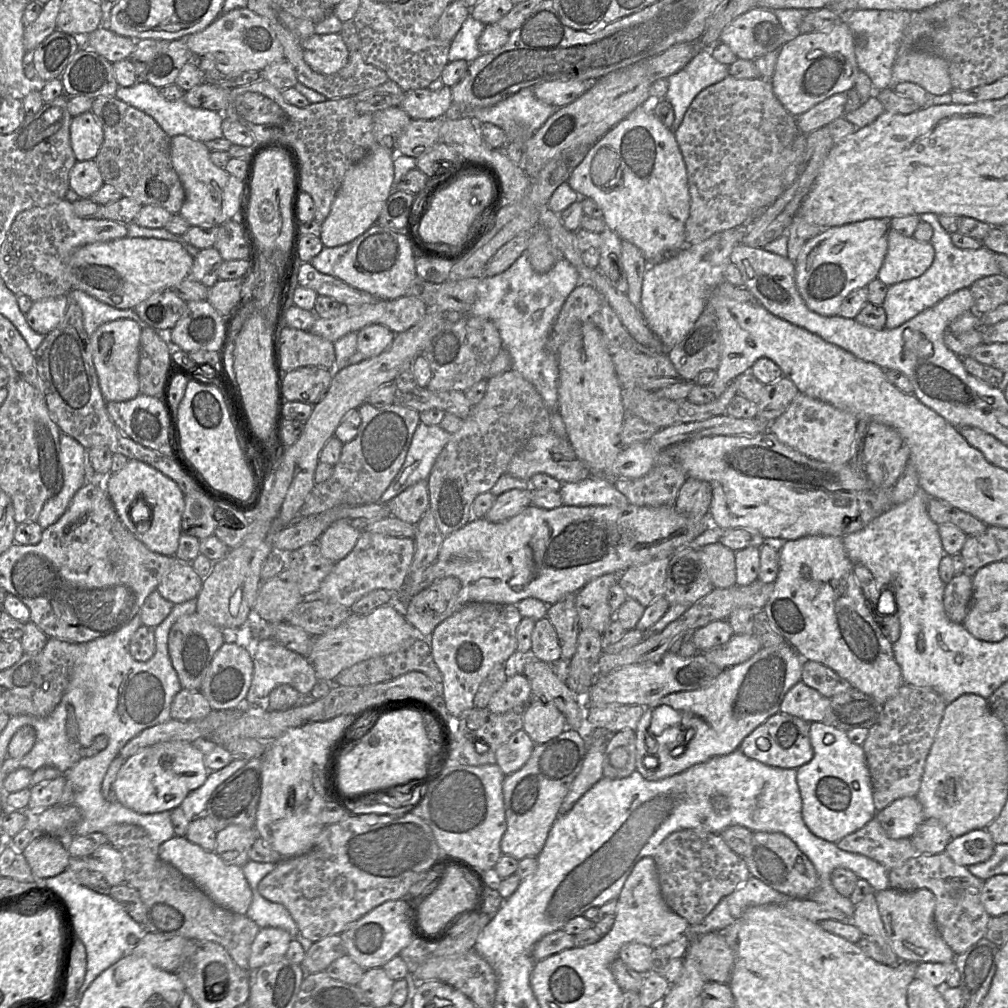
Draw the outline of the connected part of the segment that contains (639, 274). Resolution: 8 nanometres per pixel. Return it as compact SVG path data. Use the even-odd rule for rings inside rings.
M625 240L621 242L621 260L628 285L626 295L640 309L642 282L648 262L637 246Z

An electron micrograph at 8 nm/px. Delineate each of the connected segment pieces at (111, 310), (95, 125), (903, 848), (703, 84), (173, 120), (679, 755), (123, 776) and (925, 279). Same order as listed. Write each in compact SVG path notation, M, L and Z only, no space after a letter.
M72 289L67 296L70 301L74 301L80 306L83 313L84 328L88 337L90 337L100 325L118 319L127 318L134 320L141 329L150 327L140 319L134 309L117 309L97 300L80 289Z
M92 111L72 118L70 143L77 161L95 159L103 141L103 127Z
M874 816L861 829L843 837L836 845L882 864L888 871L918 855L910 838L890 838Z
M699 47L695 56L684 68L667 78L669 87L664 99L666 99L672 105L674 110L674 122L671 126L671 131L673 133L677 131L683 120L685 112L699 92L715 83L722 81L728 76L728 66L718 62L712 56L708 48Z
M137 82L131 87L119 86L115 96L151 116L170 138L185 135L193 140L205 143L223 137L223 114L208 109L192 107L183 98L178 101L168 101L161 95L160 89L148 82Z
M788 643L772 647L761 647L760 650L756 652L750 659L741 664L734 665L723 670L716 679L714 679L710 684L706 685L705 687L697 690L671 693L652 703L651 705L646 707L645 712L639 720L637 728L635 730L636 771L638 771L646 780L657 781L681 773L694 765L706 762L715 756L727 755L734 752L739 748L741 742L748 734L750 734L756 727L762 724L767 718L780 711L780 704L785 694L801 680L802 664L803 659Z
M184 741L161 742L124 761L114 782L114 791L118 802L139 814L172 811L205 783L209 772L198 745Z
M923 213L921 220L929 223L933 228L930 243L935 249L935 258L929 269L921 276L905 280L888 287L886 298L882 304L886 312L886 329L894 329L912 319L922 311L932 307L946 296L962 289L970 288L977 280L1000 274L996 252L982 246L979 249L961 249L956 247L951 234L939 222L938 215Z

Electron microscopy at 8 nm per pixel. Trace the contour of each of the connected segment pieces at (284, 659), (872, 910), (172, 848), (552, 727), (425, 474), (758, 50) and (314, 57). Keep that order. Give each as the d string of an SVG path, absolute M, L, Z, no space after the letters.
M274 639L259 640L252 648L253 678L246 698L248 704L264 704L271 691L287 684L297 690L303 697L309 697L318 679L309 660L284 647Z
M875 891L866 895L864 899L856 905L851 922L861 931L863 936L875 941L881 947L887 956L886 965L897 965L900 962L884 928Z
M174 836L159 846L159 857L170 863L201 888L216 904L245 915L252 902L252 891L241 867L225 863L214 851L206 851L186 837Z
M533 699L524 710L523 730L534 744L544 744L567 729L567 720L553 704Z
M420 422L402 467L381 495L379 502L386 504L413 484L421 480L427 481L437 457L451 436L440 425Z
M754 7L735 18L721 32L719 43L730 47L740 59L755 60L769 52L777 52L787 41L787 34L775 14L768 9Z
M314 33L301 41L305 62L322 74L334 74L348 62L349 50L339 33Z

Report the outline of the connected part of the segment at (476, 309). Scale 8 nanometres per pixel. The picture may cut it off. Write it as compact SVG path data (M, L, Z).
M524 252L504 272L480 278L477 286L477 298L466 314L491 320L496 325L502 347L510 354L511 369L519 372L535 387L549 412L558 410L559 382L558 360L550 349L549 334L565 300L579 283L580 277L576 268L565 258L557 261L550 271L541 274L533 270L528 255Z

